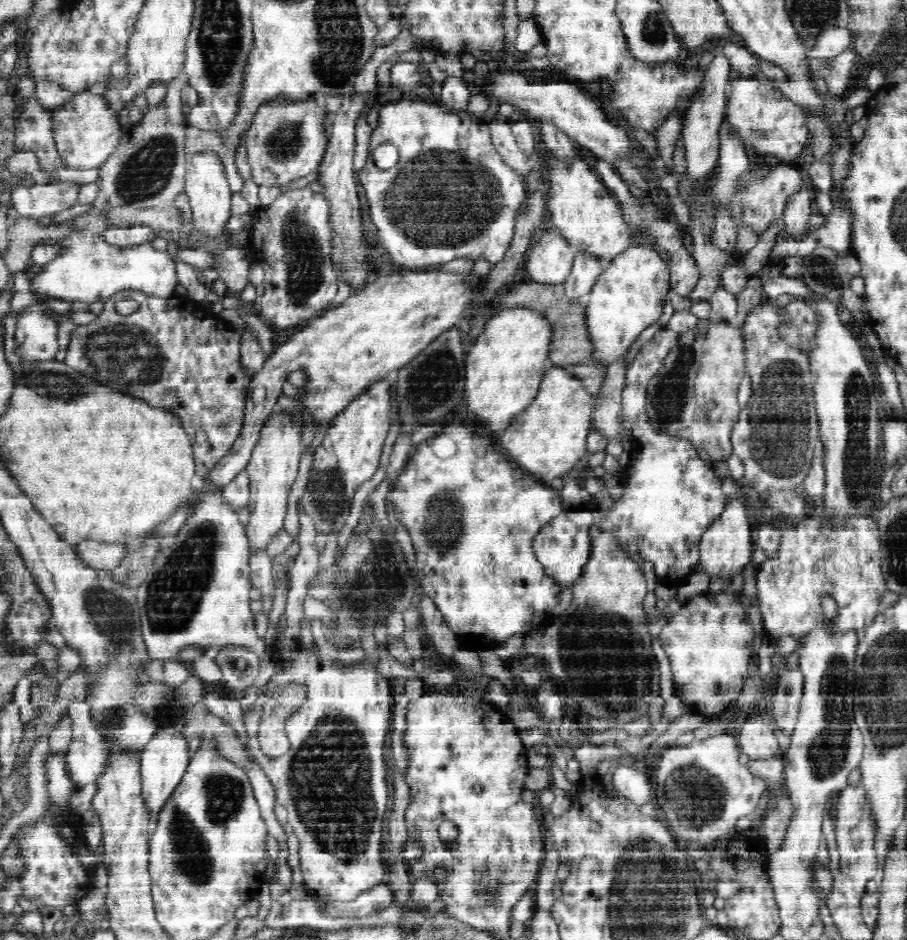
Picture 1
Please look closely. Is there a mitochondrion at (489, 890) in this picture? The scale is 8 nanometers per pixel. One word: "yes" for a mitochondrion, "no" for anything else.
yes

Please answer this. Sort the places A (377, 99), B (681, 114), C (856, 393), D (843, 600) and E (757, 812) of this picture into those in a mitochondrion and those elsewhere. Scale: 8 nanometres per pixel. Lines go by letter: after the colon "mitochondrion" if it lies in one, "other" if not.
A: other
B: other
C: mitochondrion
D: other
E: other

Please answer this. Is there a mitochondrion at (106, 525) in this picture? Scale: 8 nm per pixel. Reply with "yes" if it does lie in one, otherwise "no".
no

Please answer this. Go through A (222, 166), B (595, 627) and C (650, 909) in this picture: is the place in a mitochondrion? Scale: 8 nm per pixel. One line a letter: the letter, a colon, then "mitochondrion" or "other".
A: other
B: mitochondrion
C: mitochondrion

